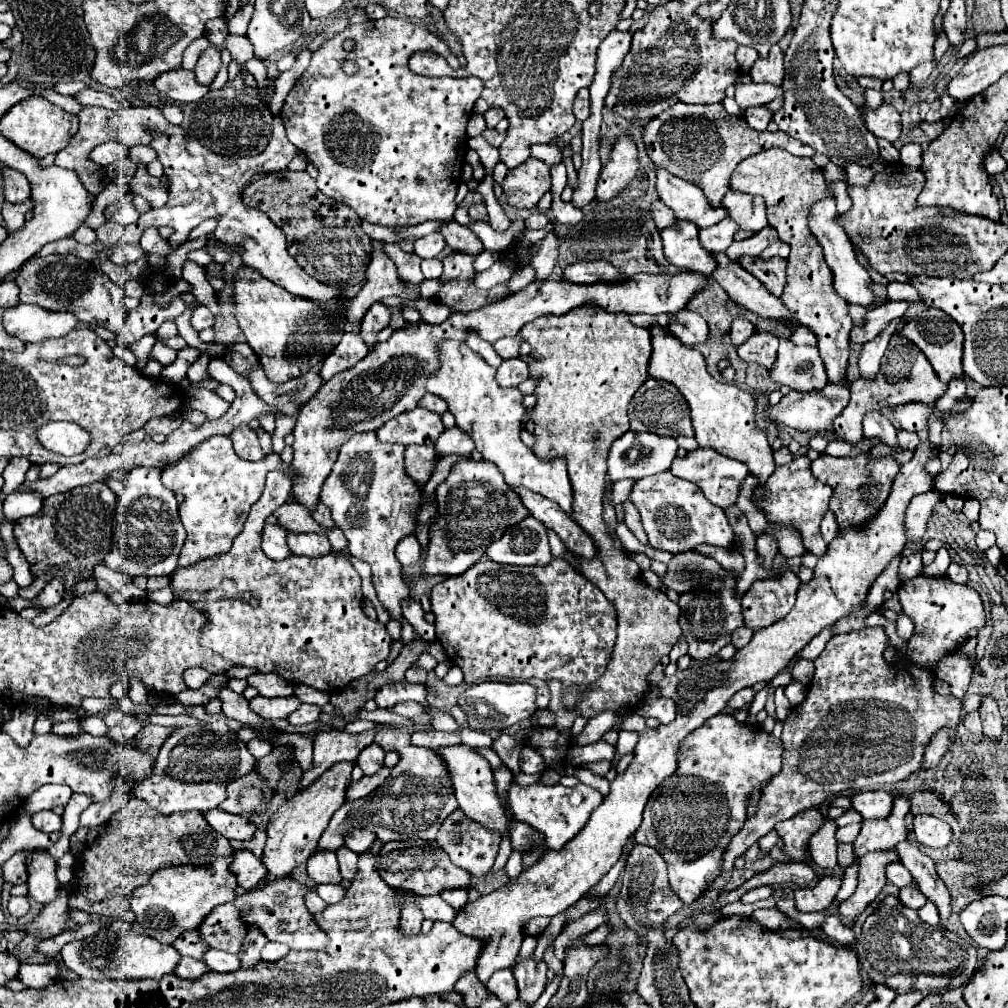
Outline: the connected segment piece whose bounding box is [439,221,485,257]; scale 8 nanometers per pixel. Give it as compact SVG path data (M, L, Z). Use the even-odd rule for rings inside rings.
M449 221L445 225L441 225L439 229L447 241L447 245L455 251L455 253L463 253L463 255L479 255L485 251L483 243L479 241L479 237L469 229L469 227L463 227L459 225L457 221Z

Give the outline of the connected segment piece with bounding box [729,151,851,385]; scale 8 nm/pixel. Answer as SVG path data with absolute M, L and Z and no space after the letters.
M763 151L759 155L747 157L747 161L737 165L735 173L731 175L729 189L763 197L769 225L777 229L783 243L791 245L791 255L787 259L787 285L781 299L787 309L795 313L795 319L809 327L817 337L817 349L825 363L829 383L839 385L847 383L845 373L849 361L851 317L847 317L847 301L841 299L833 289L833 273L823 261L823 249L819 249L819 241L815 241L807 229L807 209L811 203L819 201L819 197L831 195L823 179L823 169L809 165L809 159L795 157L787 151Z

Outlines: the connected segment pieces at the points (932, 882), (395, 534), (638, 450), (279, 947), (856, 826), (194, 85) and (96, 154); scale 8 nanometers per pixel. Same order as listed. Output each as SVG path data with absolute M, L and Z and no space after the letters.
M905 841L903 845L897 845L895 847L899 851L899 857L901 857L901 863L911 871L913 879L917 881L919 885L919 891L935 901L937 909L939 909L939 915L941 915L941 925L947 921L947 917L951 915L951 905L949 905L949 891L945 887L945 883L939 879L939 875L935 873L935 865L933 861L923 855L911 841Z
M373 431L353 435L339 449L339 459L321 491L321 503L329 507L335 525L343 531L349 553L371 565L377 597L397 621L403 617L399 601L409 597L409 589L403 581L395 547L403 537L415 531L415 515L421 505L419 485L405 475L403 453L405 445L381 443Z
M627 431L611 445L611 451L607 457L607 477L609 481L615 483L619 479L643 479L647 475L657 475L671 467L671 461L675 459L675 455L677 455L677 441L673 437Z
M269 941L265 947L263 947L263 961L279 961L281 957L285 957L289 953L289 949L287 949L287 945L283 945L283 943L273 943L273 941Z
M851 823L851 825L845 825L845 827L839 827L837 829L837 841L845 841L845 843L853 843L855 837L859 835L859 829L861 829L863 823Z
M177 69L175 73L163 73L155 79L153 85L157 85L157 91L163 93L167 99L179 103L199 101L209 91L209 87L203 87L195 81L195 73L185 69Z
M107 141L105 145L99 145L99 147L95 147L95 149L93 149L91 159L93 159L97 165L107 167L109 163L113 163L113 161L117 161L117 159L125 157L127 153L129 153L129 151L127 151L123 145L115 143L115 141Z

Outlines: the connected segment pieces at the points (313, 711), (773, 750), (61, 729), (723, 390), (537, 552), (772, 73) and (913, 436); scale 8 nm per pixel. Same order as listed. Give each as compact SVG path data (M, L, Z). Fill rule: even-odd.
M303 703L297 711L293 711L293 713L287 717L287 721L289 721L291 725L309 725L309 723L315 723L315 721L319 719L319 715L321 715L321 709L319 709L317 705L307 705L307 703Z
M719 713L719 715L711 717L711 719L707 719L699 729L695 729L695 731L679 745L679 753L677 753L677 771L675 771L671 777L667 777L667 779L653 791L653 795L649 797L649 801L647 801L647 805L645 805L645 813L643 813L643 823L641 823L641 827L637 829L637 833L635 833L635 841L637 841L637 843L643 843L643 845L649 845L649 847L657 849L657 851L663 855L663 859L667 861L667 867L669 867L669 883L671 883L671 889L681 897L681 901L685 901L685 905L693 903L693 901L709 887L709 883L713 883L713 879L721 875L723 849L727 849L731 837L733 837L735 833L741 831L741 827L743 827L743 823L745 823L745 819L747 819L747 799L749 799L755 791L761 791L761 789L771 781L771 777L775 777L775 775L781 771L781 755L783 755L783 741L781 741L781 739L773 737L771 733L765 733L759 725L739 723L739 721L737 721L733 715L729 715L729 713Z
M71 719L71 721L63 721L63 723L53 725L53 733L55 735L81 735L83 729L81 729L79 719Z
M661 325L651 327L651 345L653 345L653 353L649 361L649 375L653 379L673 383L683 393L691 409L695 441L699 445L713 447L725 457L745 463L749 467L749 473L757 475L759 485L763 485L767 477L771 477L771 473L775 471L775 461L773 461L773 451L767 443L767 435L759 431L755 425L755 395L739 389L737 385L715 381L707 373L703 353L693 347L685 347Z
M533 517L507 529L499 541L489 545L487 557L507 565L547 565L553 559L545 527Z
M771 49L767 59L757 59L749 71L753 83L781 85L783 81L783 53L781 49Z
M899 431L899 443L901 443L903 449L917 449L917 445L919 445L919 437L917 437L917 433Z

